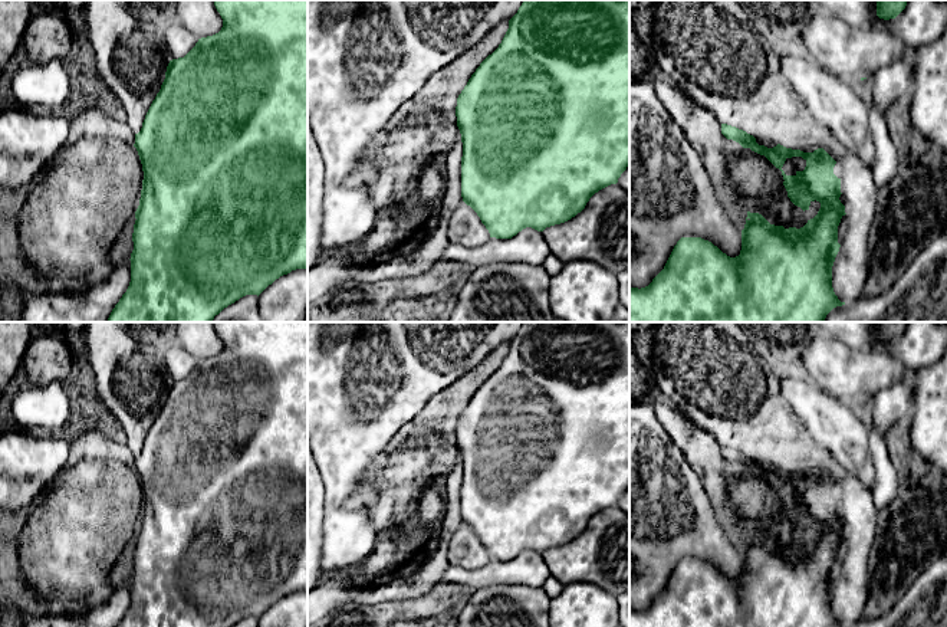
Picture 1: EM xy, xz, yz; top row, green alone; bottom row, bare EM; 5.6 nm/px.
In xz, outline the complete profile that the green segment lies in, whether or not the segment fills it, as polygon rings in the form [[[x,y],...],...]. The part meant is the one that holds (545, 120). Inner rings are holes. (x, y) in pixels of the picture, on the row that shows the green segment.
[[[523,0],[517,13],[509,20],[509,29],[499,47],[489,55],[468,79],[457,98],[456,106],[457,127],[461,134],[461,197],[470,206],[490,233],[490,237],[512,239],[526,227],[543,232],[546,227],[565,223],[581,213],[589,198],[599,190],[616,184],[621,174],[629,165],[629,0]]]

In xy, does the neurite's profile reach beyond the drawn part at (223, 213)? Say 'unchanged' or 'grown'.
unchanged

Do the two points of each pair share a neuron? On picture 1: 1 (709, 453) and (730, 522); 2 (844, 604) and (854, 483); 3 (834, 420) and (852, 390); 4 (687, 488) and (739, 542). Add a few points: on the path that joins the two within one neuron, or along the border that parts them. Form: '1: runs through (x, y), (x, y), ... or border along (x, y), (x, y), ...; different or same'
1: runs through (714, 470), (730, 488), (730, 505); same
2: runs through (854, 574), (857, 561), (857, 514); same
3: border along (815, 384), (852, 403); different
4: border along (716, 518), (726, 538), (736, 548); different

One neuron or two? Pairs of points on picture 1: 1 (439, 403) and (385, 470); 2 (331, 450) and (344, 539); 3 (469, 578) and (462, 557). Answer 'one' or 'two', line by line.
1: one
2: one
3: two

